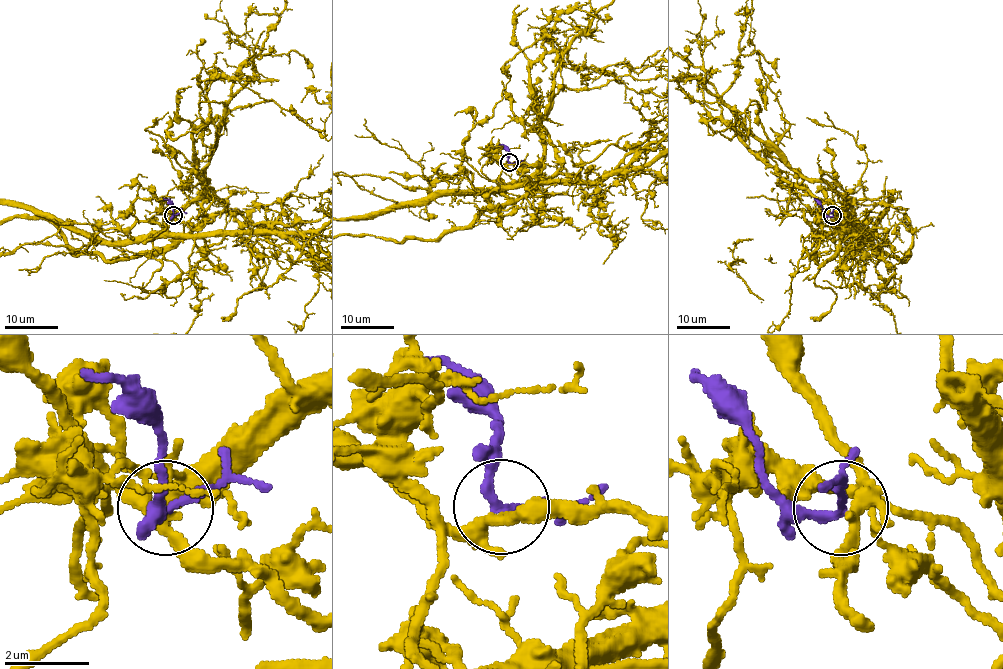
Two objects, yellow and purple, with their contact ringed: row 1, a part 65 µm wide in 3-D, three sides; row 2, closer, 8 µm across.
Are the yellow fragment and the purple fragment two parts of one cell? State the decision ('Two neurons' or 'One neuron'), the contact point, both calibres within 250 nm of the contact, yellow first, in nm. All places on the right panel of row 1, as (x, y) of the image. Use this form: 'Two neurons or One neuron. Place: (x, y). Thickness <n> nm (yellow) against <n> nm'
One neuron. Place: (832, 215). Thickness 240 nm (yellow) against 190 nm

